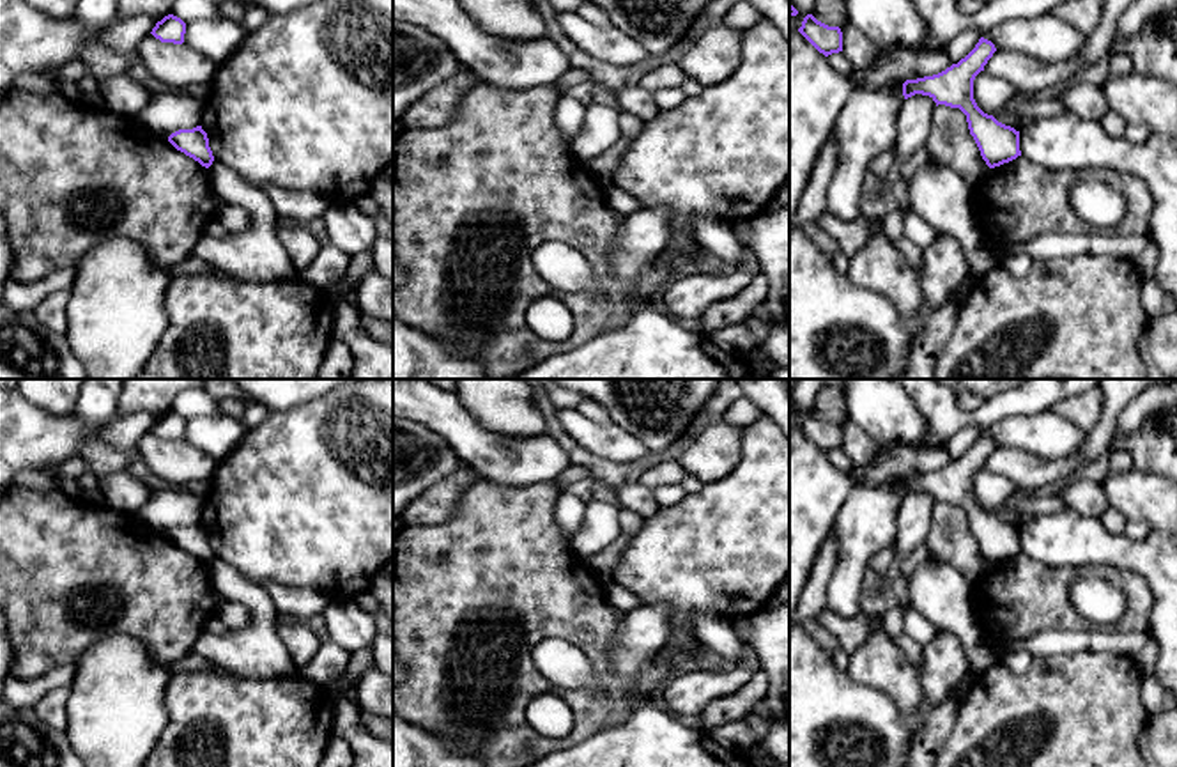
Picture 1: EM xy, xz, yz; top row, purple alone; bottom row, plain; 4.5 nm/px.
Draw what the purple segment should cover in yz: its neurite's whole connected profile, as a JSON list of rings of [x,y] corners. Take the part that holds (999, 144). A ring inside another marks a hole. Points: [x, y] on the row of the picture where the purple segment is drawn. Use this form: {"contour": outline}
{"contour": [[[981,37],[975,48],[958,64],[952,64],[938,74],[906,80],[903,83],[904,99],[922,94],[929,96],[936,106],[959,108],[966,115],[970,135],[989,168],[1021,156],[1019,131],[984,113],[973,99],[973,80],[984,71],[984,66],[995,51],[995,44]]]}

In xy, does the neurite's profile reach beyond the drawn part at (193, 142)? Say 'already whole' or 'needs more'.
already whole

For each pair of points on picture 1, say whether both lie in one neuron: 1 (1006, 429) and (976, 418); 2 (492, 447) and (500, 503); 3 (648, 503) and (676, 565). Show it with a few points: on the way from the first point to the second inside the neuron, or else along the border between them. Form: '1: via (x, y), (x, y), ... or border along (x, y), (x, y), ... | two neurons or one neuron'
1: border along (1034, 413), (1016, 413), (983, 429) | two neurons
2: border along (484, 479), (515, 488), (538, 486) | two neurons
3: border along (662, 507), (646, 519) | two neurons

